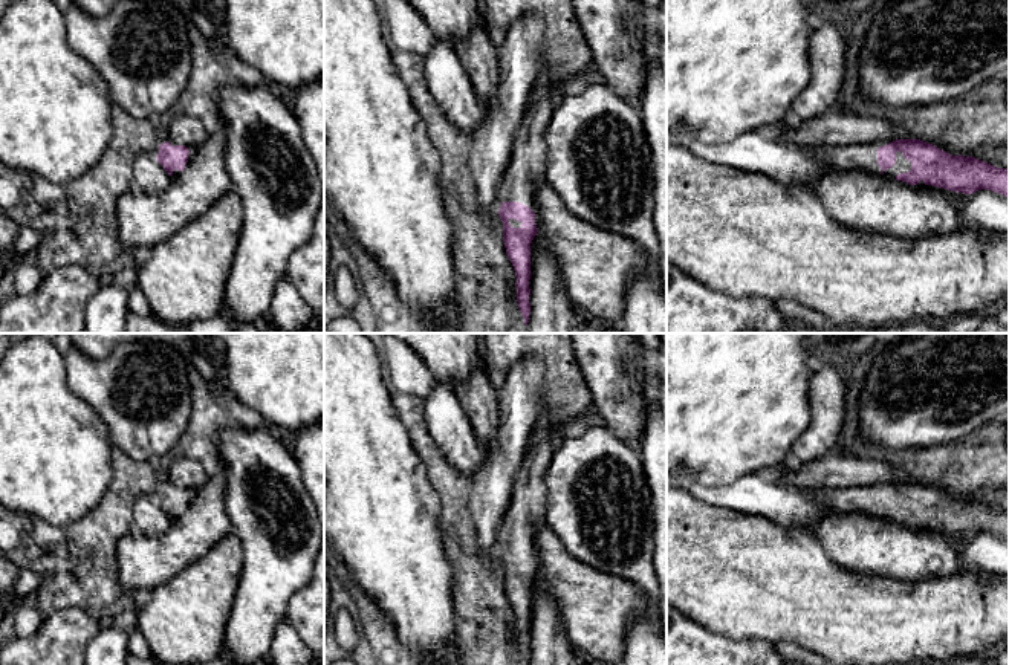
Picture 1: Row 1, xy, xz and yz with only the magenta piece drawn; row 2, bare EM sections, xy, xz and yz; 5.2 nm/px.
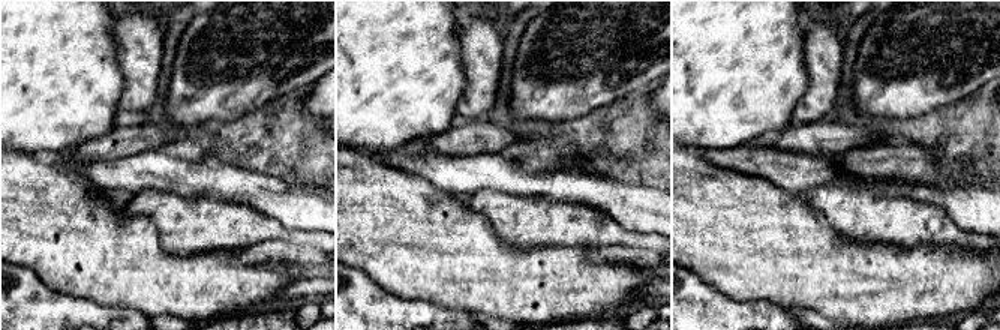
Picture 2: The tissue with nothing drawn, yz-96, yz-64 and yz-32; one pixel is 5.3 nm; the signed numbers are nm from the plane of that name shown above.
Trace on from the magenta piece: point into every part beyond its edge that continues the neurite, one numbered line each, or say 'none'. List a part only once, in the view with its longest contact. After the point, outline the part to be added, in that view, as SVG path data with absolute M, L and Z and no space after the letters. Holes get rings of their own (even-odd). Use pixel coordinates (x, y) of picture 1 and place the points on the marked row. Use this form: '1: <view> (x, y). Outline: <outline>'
1: yz (901, 165). Outline: M902 151L896 153L896 162L891 168L884 171L884 176L896 177L900 173L908 173L911 170L911 162L904 157Z

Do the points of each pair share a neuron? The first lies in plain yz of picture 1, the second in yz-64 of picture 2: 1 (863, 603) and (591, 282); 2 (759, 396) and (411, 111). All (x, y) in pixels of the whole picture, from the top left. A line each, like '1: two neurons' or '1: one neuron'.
1: one neuron
2: one neuron

